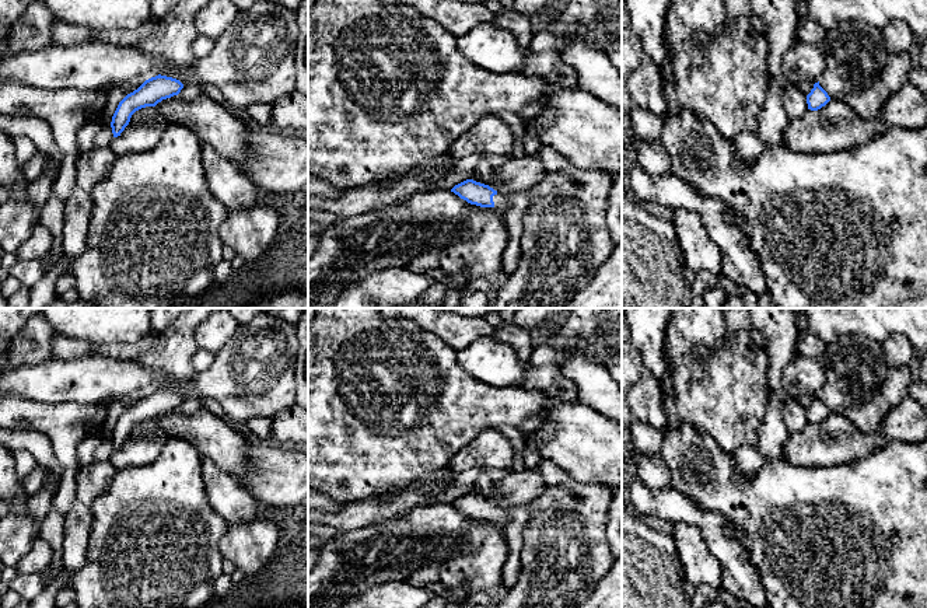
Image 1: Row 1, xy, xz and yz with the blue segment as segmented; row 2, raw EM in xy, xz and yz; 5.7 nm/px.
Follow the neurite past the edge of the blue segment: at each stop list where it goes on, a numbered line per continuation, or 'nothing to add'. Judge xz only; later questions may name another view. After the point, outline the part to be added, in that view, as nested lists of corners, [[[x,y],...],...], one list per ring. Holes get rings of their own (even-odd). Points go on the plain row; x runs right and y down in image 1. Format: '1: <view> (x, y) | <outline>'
1: xz (500, 514) | [[[497,507],[497,509],[493,510],[493,516],[494,516],[494,521],[496,523],[503,523],[503,524],[511,523],[511,513],[510,513],[510,510]]]

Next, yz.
nothing to add

